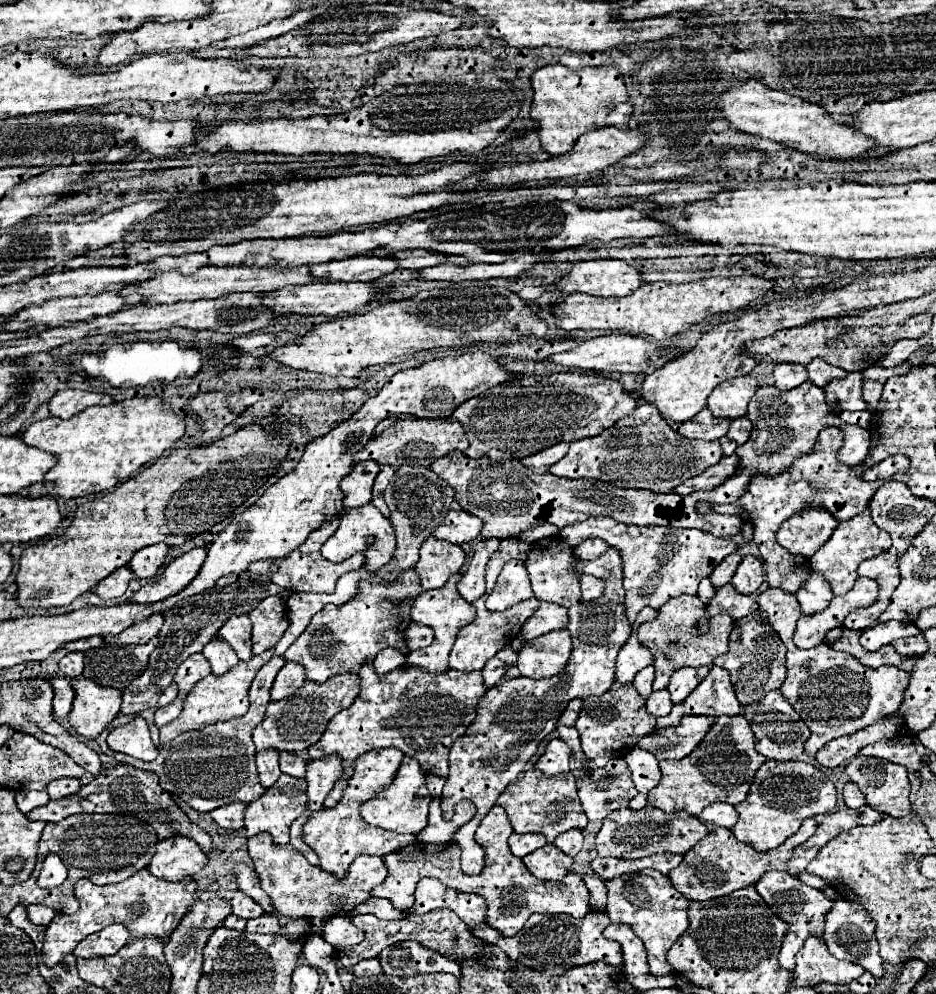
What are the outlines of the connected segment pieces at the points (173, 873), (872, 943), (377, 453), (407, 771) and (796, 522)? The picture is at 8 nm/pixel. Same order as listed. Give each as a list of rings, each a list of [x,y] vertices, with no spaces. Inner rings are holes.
[[[171,837],[157,843],[147,871],[165,881],[179,881],[195,875],[207,863],[207,855],[187,837]]]
[[[837,899],[835,901],[833,909],[825,915],[823,941],[827,943],[829,953],[833,957],[857,963],[863,969],[867,969],[869,973],[873,973],[875,977],[883,977],[885,975],[883,961],[879,957],[879,945],[877,945],[877,939],[873,935],[873,921],[871,921],[871,917],[867,917],[865,909],[859,903],[851,903],[851,901],[845,901],[845,899]]]
[[[405,419],[405,421],[397,421],[395,425],[385,429],[381,435],[373,437],[365,445],[365,449],[355,455],[355,463],[373,459],[381,465],[393,465],[393,467],[401,467],[401,465],[429,467],[435,459],[445,457],[449,451],[469,449],[469,441],[467,441],[463,431],[465,431],[463,425],[459,421],[451,421],[451,419]]]
[[[405,757],[399,771],[397,771],[397,777],[395,777],[393,785],[389,789],[385,789],[383,793],[377,793],[373,799],[369,799],[361,807],[361,817],[367,823],[371,823],[375,827],[381,827],[381,829],[387,829],[387,831],[417,835],[427,825],[429,803],[431,803],[431,795],[425,787],[425,773],[417,765],[417,761]]]
[[[809,507],[781,523],[777,541],[791,553],[811,557],[835,531],[839,521],[823,507]]]

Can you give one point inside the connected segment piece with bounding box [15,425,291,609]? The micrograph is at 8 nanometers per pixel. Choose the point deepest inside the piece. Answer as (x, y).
(185, 493)

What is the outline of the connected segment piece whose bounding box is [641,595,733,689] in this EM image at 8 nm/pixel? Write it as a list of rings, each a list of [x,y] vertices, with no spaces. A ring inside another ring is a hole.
[[[679,595],[675,599],[669,599],[659,611],[657,611],[657,621],[647,621],[641,627],[663,627],[647,637],[647,647],[653,653],[653,667],[655,667],[655,681],[653,689],[665,689],[669,685],[669,677],[673,671],[681,667],[703,667],[711,665],[717,657],[727,653],[727,637],[733,629],[733,617],[729,613],[721,613],[717,617],[709,619],[711,631],[707,635],[699,635],[693,627],[697,627],[697,621],[705,615],[705,603],[695,595]]]

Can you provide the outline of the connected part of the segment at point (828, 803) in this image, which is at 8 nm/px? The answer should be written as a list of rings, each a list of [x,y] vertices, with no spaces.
[[[765,761],[755,773],[747,799],[735,805],[739,821],[731,831],[739,841],[753,845],[757,851],[775,849],[791,837],[807,817],[831,813],[835,803],[835,785],[819,767],[801,761]]]

